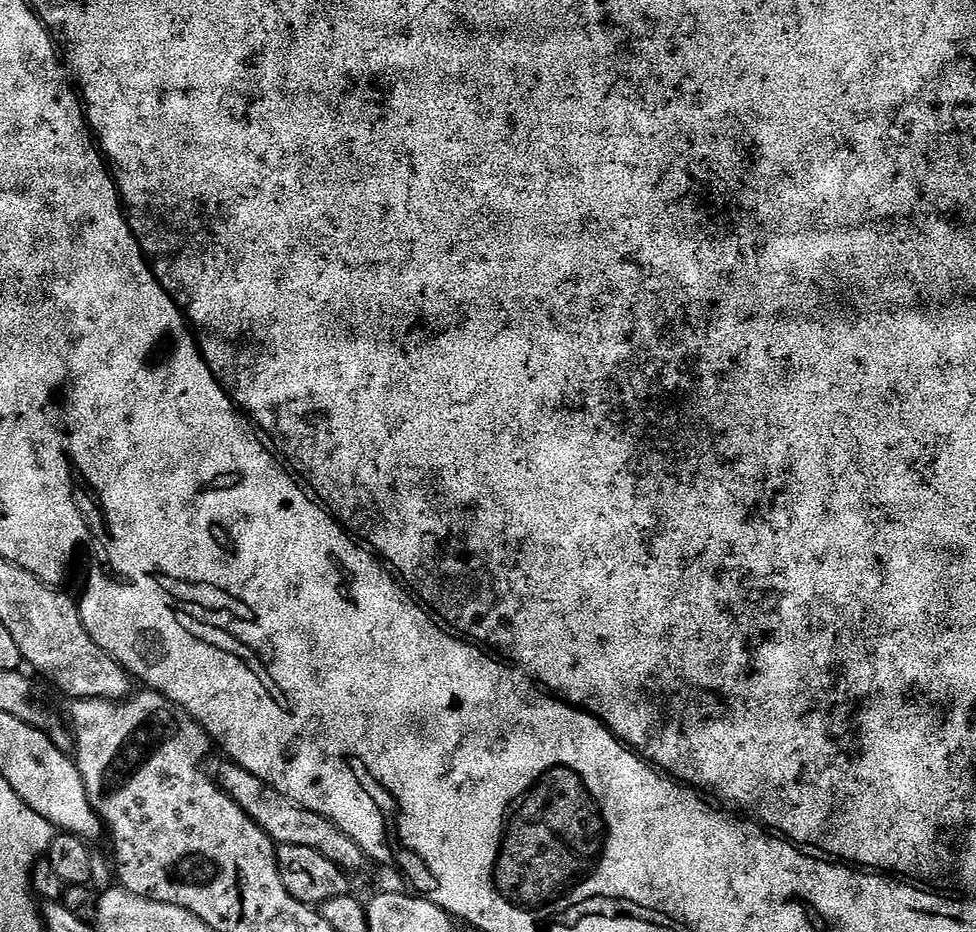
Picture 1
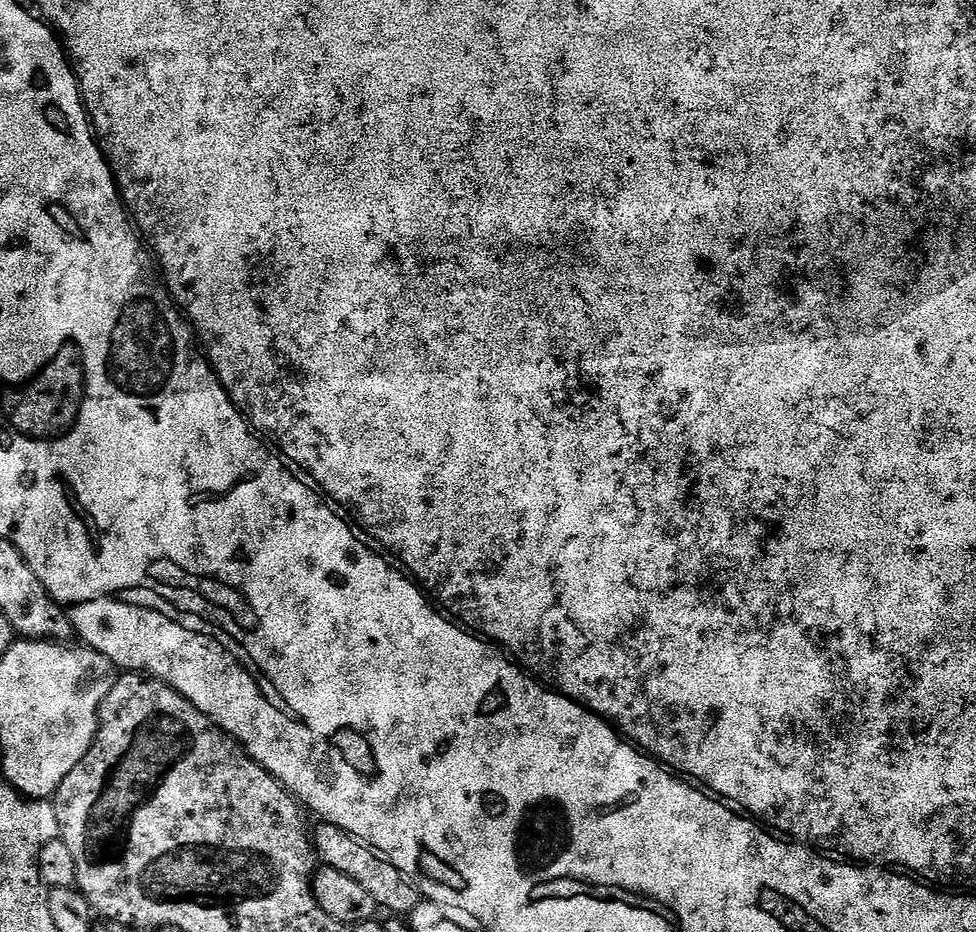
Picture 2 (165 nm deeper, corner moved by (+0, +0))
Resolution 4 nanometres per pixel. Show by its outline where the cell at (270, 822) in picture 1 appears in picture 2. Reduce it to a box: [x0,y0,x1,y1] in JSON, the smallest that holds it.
[314,822,422,914]

